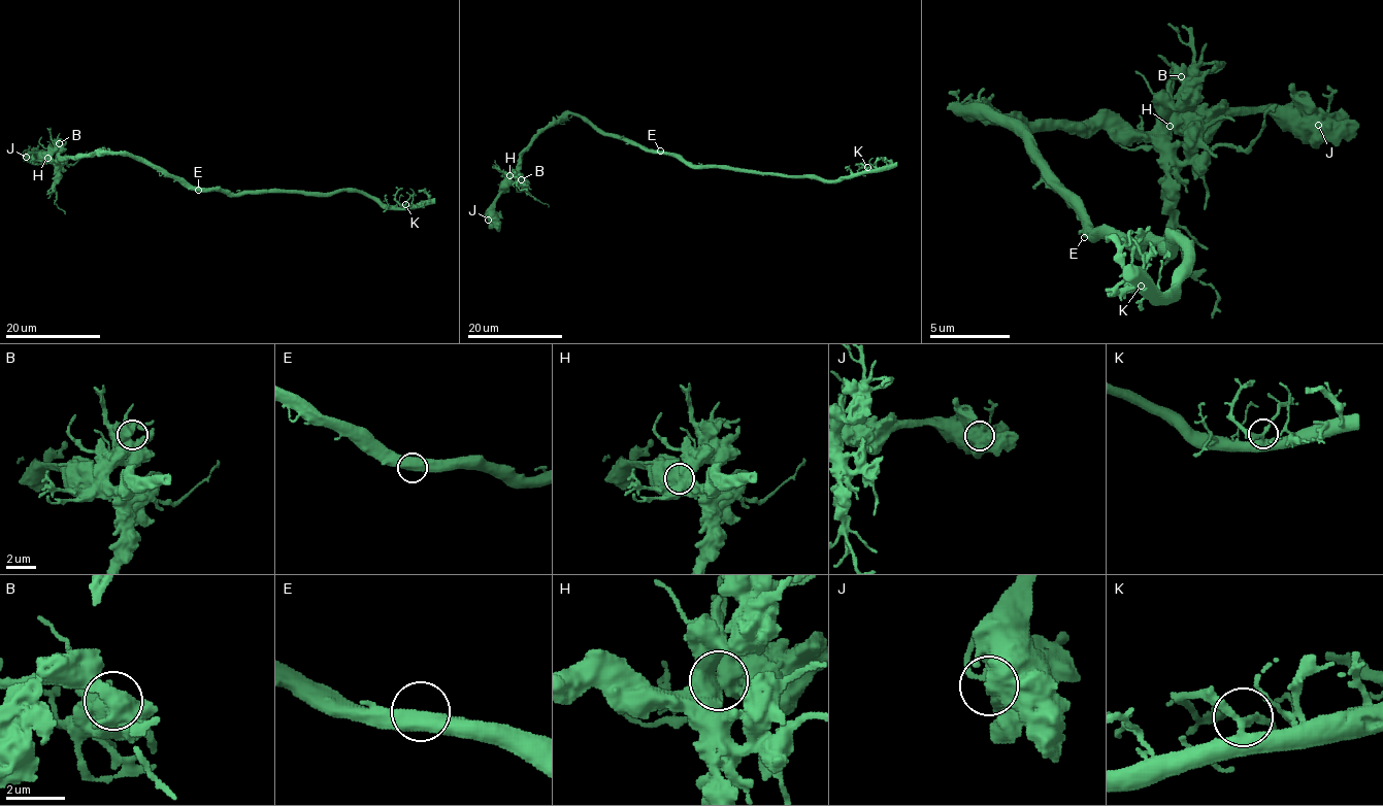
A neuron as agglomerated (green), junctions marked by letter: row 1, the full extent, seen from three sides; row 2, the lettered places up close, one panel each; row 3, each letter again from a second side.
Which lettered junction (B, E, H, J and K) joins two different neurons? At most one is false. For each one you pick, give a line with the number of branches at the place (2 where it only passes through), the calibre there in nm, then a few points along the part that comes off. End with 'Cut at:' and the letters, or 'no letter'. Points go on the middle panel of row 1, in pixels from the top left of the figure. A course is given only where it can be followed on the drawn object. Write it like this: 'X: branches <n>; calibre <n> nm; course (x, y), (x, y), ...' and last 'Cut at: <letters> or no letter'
H: branches 3; calibre 600 nm; course (509, 175), (508, 186), (495, 202), (494, 224), (499, 231)
Cut at: H

